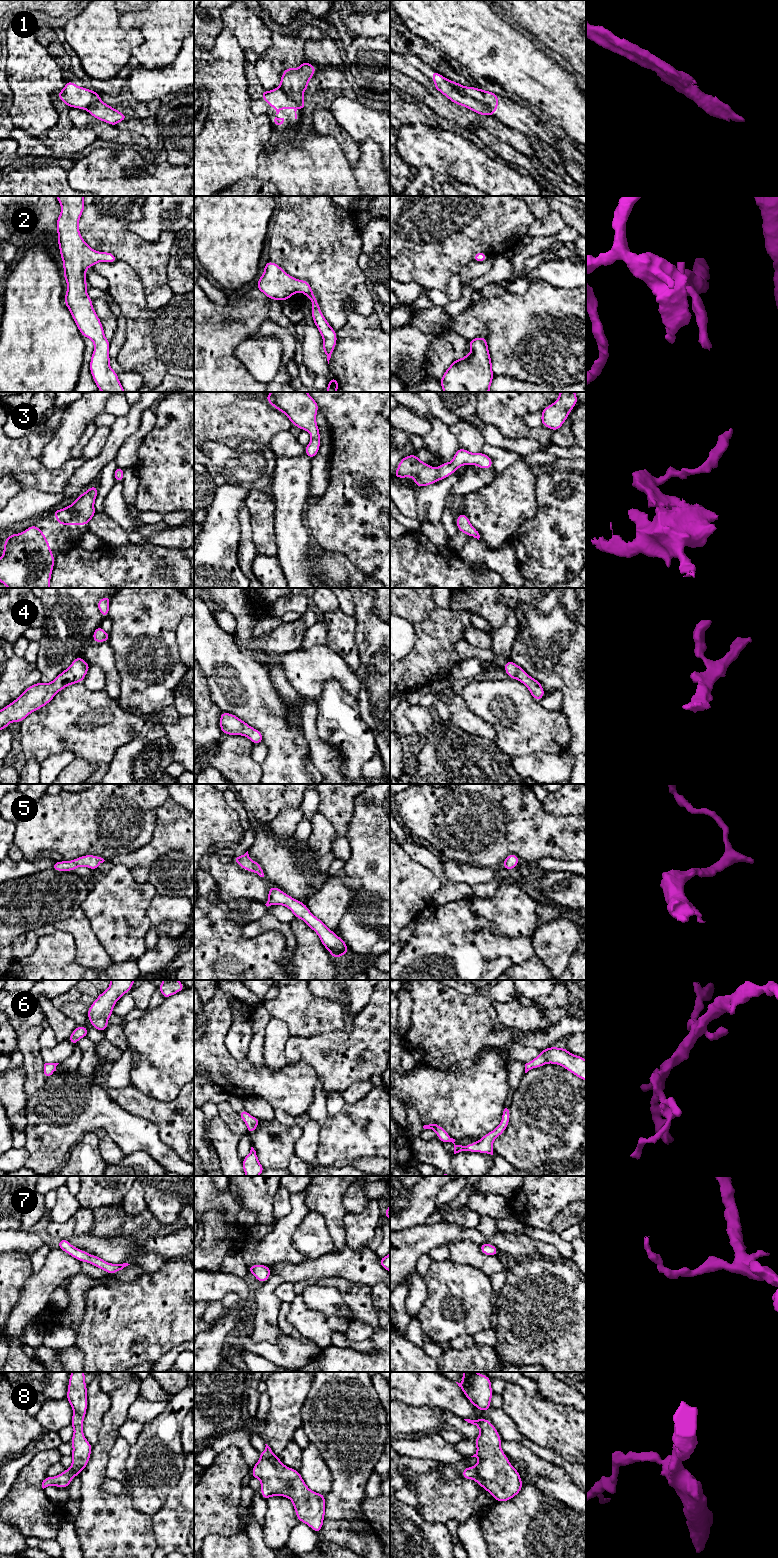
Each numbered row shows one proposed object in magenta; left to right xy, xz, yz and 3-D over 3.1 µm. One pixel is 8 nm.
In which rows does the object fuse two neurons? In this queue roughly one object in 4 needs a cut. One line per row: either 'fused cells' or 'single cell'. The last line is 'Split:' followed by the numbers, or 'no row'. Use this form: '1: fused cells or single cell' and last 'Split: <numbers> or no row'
1: fused cells
2: single cell
3: single cell
4: single cell
5: single cell
6: single cell
7: single cell
8: single cell
Split: 1

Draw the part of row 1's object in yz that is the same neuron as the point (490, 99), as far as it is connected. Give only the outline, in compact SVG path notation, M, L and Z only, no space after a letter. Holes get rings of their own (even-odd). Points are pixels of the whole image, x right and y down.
M451 81L451 84L455 88L462 90L465 94L472 97L473 99L485 104L490 109L492 115L494 115L495 111L499 106L498 95L496 93L485 91L480 88L474 88L471 86L464 87L455 81Z

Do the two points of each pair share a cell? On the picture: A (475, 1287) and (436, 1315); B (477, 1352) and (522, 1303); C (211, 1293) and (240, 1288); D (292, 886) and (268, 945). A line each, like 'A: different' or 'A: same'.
A: same
B: different
C: same
D: different

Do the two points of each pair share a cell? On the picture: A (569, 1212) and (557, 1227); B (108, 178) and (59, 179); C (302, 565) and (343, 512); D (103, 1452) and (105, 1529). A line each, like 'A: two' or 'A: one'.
A: one
B: two
C: two
D: one

